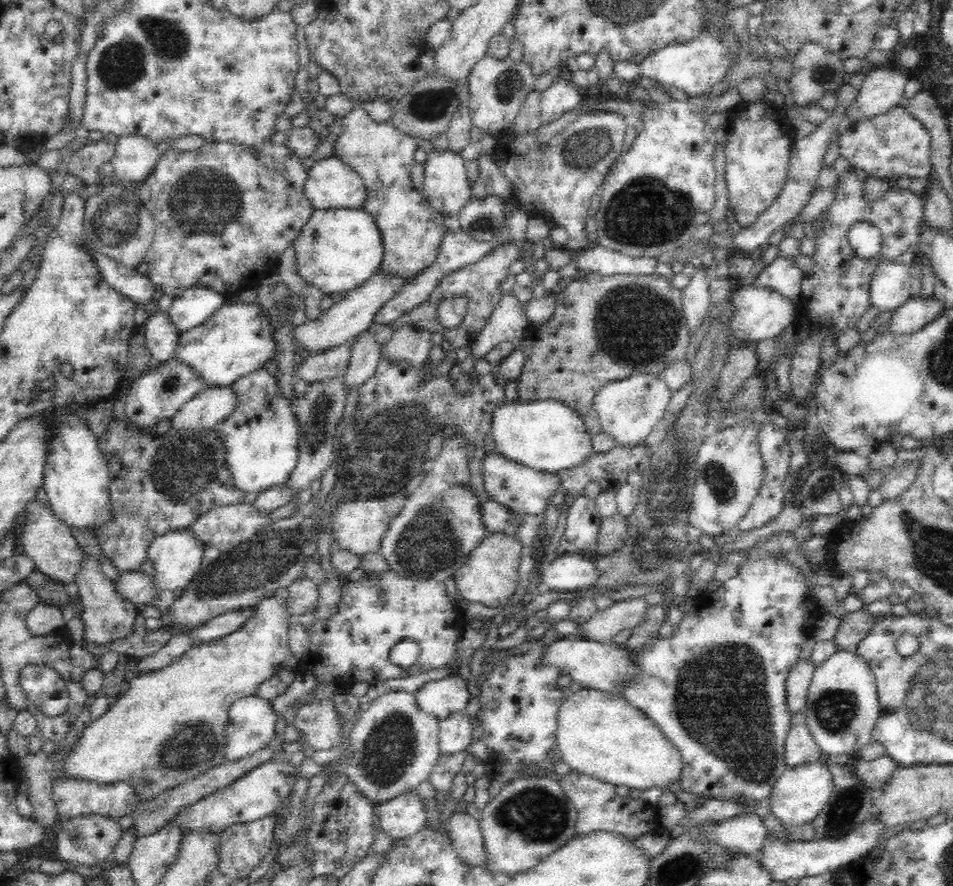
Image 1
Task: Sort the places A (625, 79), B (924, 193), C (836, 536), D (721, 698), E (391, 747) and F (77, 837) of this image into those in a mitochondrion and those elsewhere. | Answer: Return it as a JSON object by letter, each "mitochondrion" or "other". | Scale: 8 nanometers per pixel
{"A":"other","B":"other","C":"other","D":"mitochondrion","E":"mitochondrion","F":"mitochondrion"}

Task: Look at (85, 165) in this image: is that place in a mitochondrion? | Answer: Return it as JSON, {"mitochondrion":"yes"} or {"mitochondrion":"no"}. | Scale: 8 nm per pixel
{"mitochondrion":"no"}

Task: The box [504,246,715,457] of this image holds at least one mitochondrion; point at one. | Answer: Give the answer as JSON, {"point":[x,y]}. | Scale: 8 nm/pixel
{"point":[634,324]}

